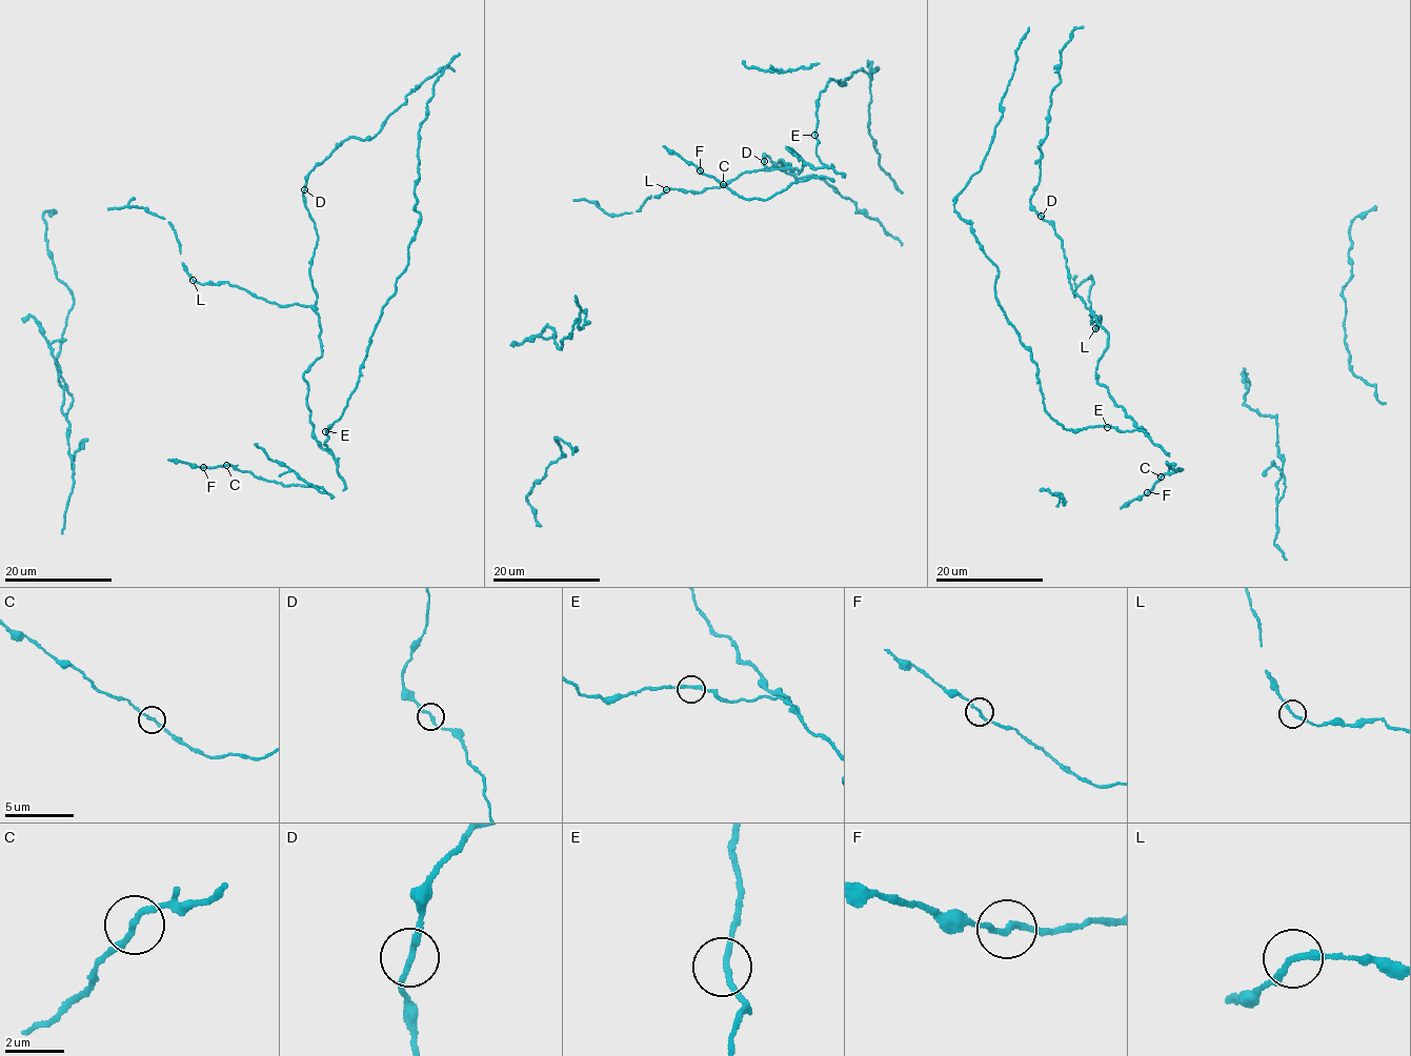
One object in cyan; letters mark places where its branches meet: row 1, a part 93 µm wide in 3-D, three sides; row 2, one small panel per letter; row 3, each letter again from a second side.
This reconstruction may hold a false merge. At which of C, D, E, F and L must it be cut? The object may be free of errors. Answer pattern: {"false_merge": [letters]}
{"false_merge": []}

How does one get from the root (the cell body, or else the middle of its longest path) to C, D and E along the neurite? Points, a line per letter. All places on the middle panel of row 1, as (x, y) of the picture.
C: (793, 155), (815, 168), (830, 166), (843, 177), (834, 180), (808, 177), (766, 199), (742, 199), (723, 184)
D: (793, 155), (803, 162), (799, 174), (782, 160), (779, 169), (766, 168), (764, 161)
E: (793, 155), (815, 168), (826, 166), (815, 154), (819, 140), (814, 135)

